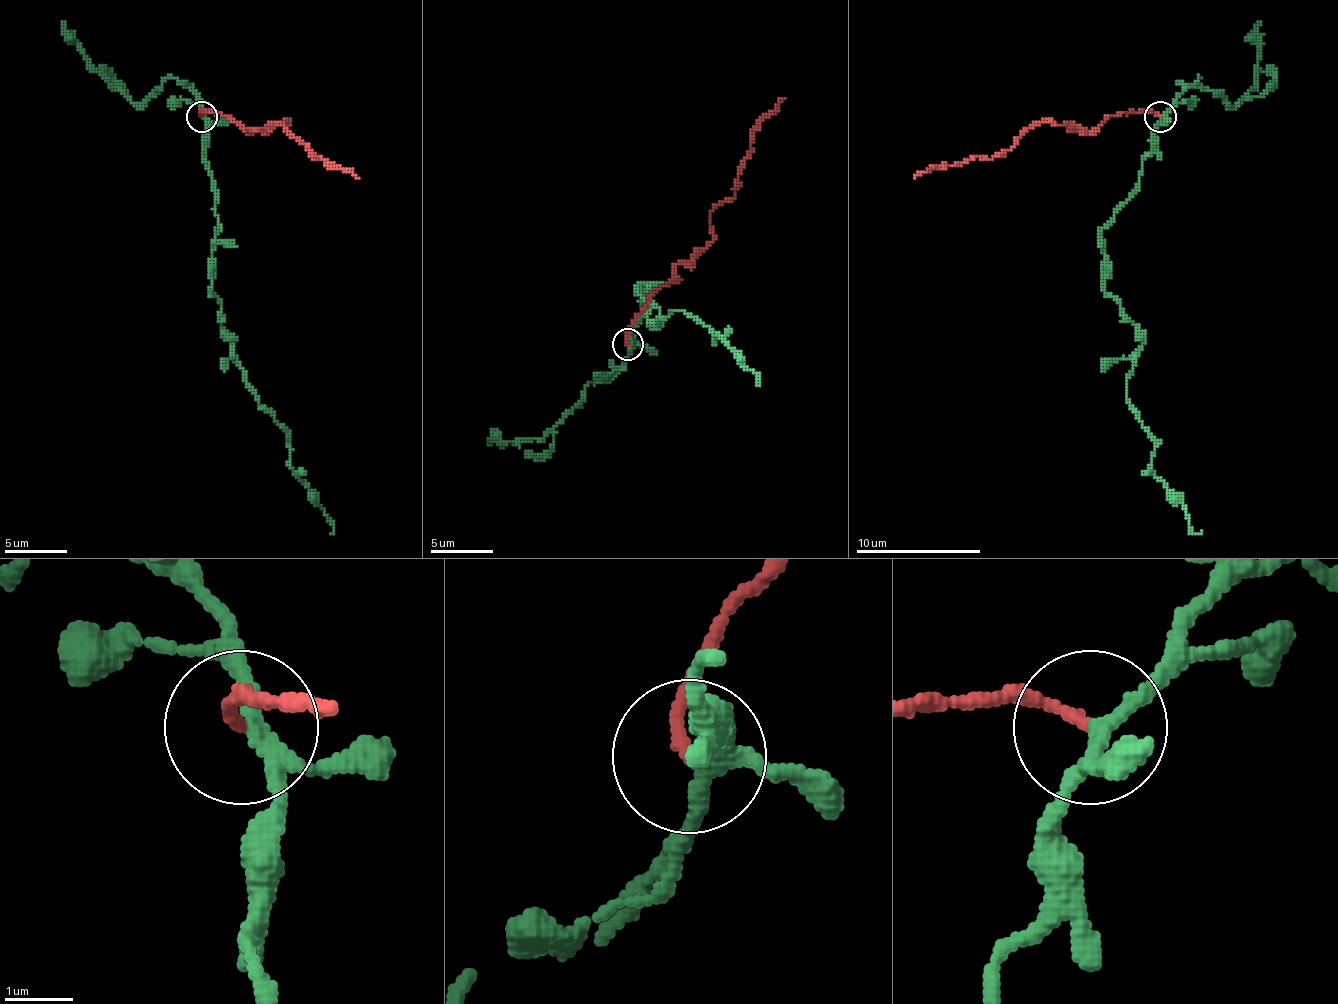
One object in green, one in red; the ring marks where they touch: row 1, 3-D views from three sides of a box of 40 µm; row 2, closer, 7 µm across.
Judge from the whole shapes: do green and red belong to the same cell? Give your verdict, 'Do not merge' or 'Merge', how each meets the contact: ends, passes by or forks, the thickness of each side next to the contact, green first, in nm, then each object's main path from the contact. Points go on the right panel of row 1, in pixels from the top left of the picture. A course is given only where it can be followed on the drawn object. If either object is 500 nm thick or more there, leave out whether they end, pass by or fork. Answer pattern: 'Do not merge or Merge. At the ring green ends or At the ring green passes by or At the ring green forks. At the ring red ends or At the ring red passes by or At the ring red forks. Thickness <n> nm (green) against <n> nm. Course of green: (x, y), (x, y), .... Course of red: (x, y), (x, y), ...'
Do not merge. At the ring green forks. At the ring red ends. Thickness 190 nm (green) against 160 nm. Course of green: (1161, 115), (1136, 193), (1102, 231), (1105, 290), (1142, 343), (1127, 403), (1155, 443), (1151, 471), (1201, 531). Course of red: (1161, 115), (1117, 112), (1086, 131), (1055, 122), (1030, 125), (1008, 150), (945, 165), (933, 165), (914, 178)

